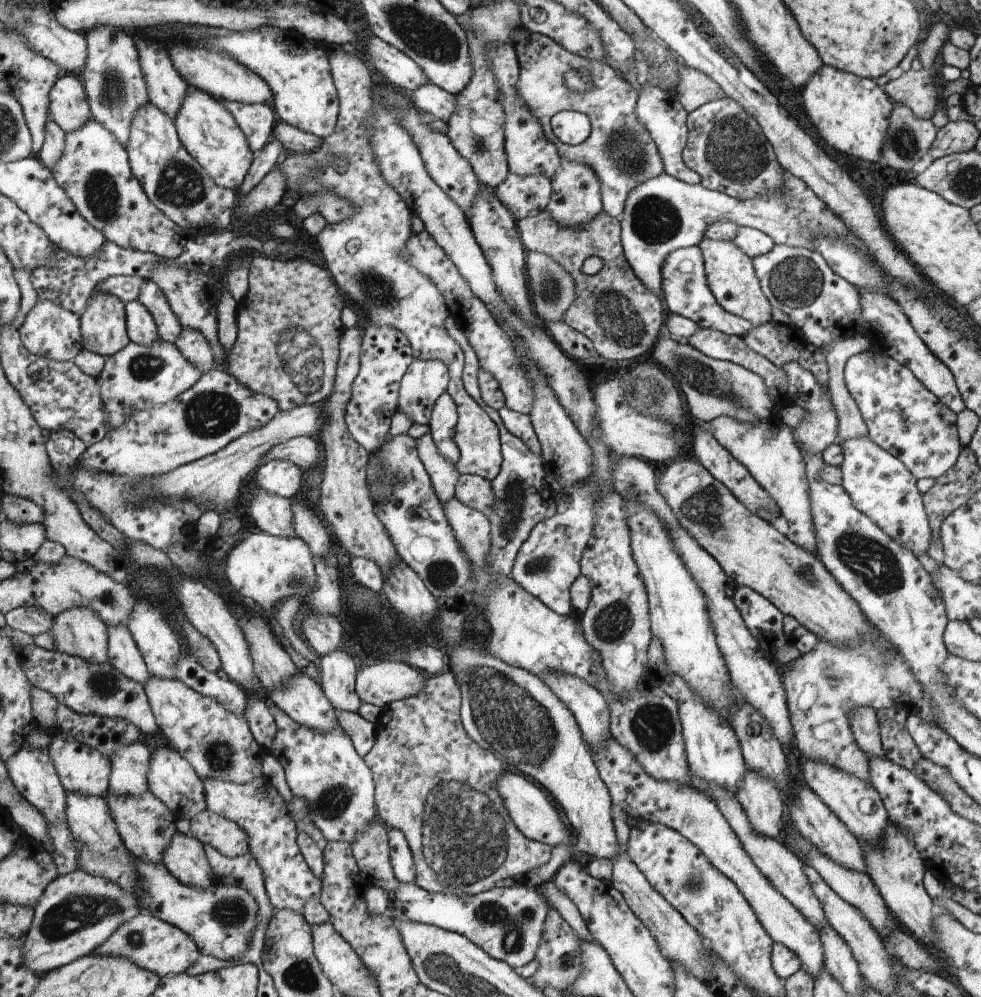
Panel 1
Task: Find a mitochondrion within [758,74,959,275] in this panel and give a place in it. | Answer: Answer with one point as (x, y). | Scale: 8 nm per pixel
(905, 143)

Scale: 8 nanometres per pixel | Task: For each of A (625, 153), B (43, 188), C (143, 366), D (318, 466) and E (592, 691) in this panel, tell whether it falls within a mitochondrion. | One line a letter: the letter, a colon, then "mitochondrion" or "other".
A: mitochondrion
B: other
C: mitochondrion
D: other
E: other

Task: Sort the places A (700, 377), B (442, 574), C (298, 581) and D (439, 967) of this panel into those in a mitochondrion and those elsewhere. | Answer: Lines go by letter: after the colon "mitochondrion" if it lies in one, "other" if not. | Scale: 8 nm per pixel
A: mitochondrion
B: mitochondrion
C: mitochondrion
D: mitochondrion

